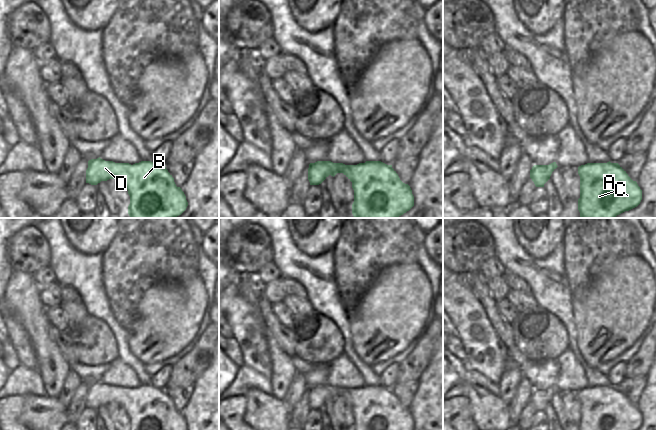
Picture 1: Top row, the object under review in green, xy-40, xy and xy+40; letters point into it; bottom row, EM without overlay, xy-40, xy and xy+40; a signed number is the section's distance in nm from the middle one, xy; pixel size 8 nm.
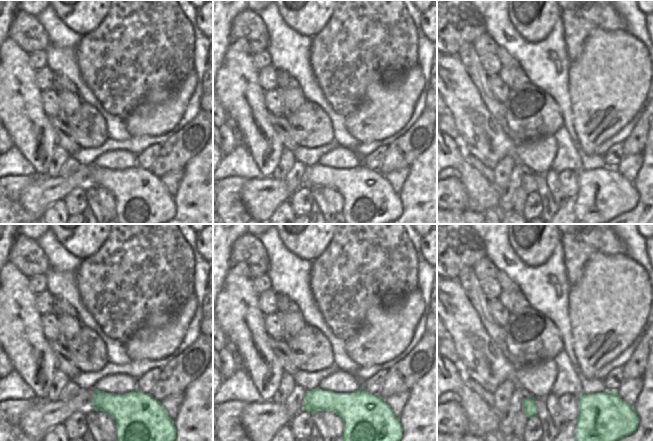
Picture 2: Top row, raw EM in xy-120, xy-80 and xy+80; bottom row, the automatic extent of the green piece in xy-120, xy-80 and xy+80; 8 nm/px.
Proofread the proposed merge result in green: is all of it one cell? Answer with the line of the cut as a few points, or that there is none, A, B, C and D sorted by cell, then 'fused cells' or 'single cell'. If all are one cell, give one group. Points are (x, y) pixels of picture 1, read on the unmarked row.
cut none; groups A B C D; single cell

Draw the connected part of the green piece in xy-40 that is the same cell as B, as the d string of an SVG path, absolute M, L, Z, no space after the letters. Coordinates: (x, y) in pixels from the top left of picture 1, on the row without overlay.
M100 381L88 385L86 407L97 409L109 403L117 403L124 408L130 420L129 430L188 430L184 416L176 410L174 402L164 389L157 389L151 385L131 389L105 385Z

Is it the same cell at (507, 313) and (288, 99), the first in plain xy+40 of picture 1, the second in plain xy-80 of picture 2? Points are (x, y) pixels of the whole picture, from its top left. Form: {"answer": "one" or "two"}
{"answer": "two"}

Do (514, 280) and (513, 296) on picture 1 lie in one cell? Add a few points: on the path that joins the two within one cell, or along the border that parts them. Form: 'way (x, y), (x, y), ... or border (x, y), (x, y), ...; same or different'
border (508, 288), (520, 290), (531, 295); different

